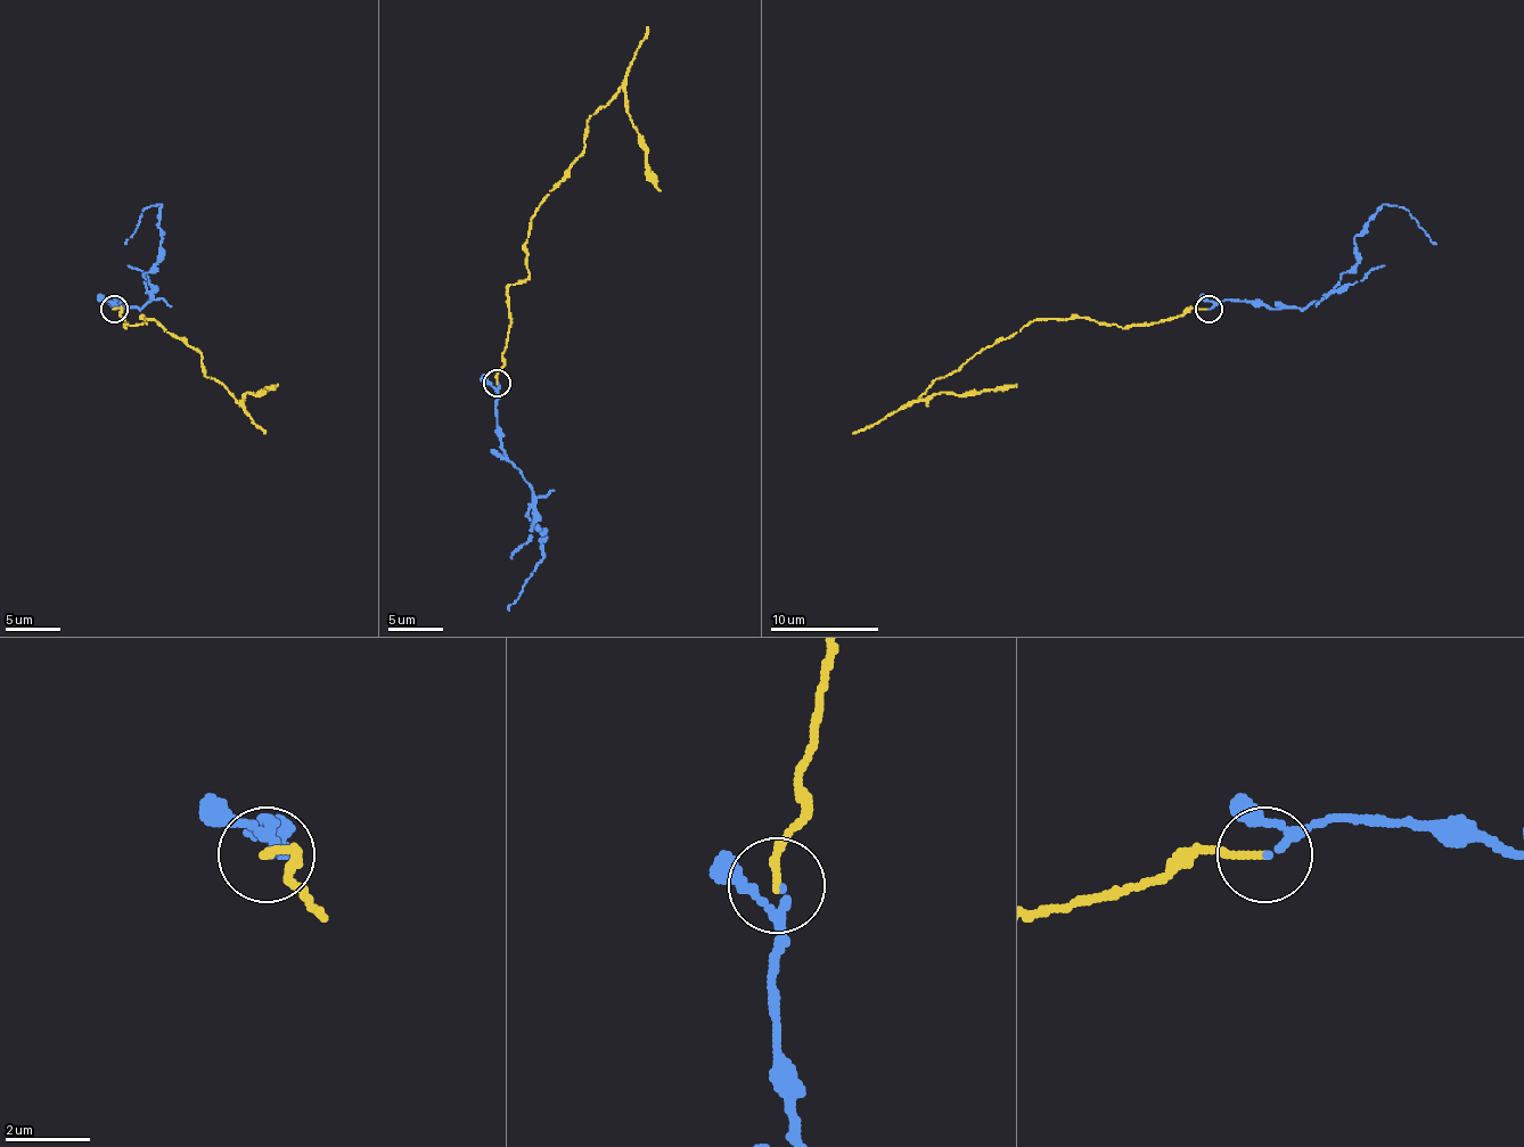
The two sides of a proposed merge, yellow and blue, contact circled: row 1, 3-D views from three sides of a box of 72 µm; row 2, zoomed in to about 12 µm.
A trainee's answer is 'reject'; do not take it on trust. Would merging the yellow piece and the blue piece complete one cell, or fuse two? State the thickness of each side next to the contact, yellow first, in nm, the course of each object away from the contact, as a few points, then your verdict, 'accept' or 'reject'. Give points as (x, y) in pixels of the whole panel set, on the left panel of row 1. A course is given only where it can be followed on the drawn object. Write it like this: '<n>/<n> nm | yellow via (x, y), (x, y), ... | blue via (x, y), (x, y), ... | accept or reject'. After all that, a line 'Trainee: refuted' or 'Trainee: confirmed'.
180/130 nm | yellow via (113, 310), (119, 306), (126, 328), (124, 324), (148, 318), (201, 353), (203, 375), (238, 400), (277, 383) | blue via (116, 310), (113, 298), (119, 310), (148, 302), (144, 275), (162, 239), (157, 203), (126, 244) | accept
Trainee: refuted

